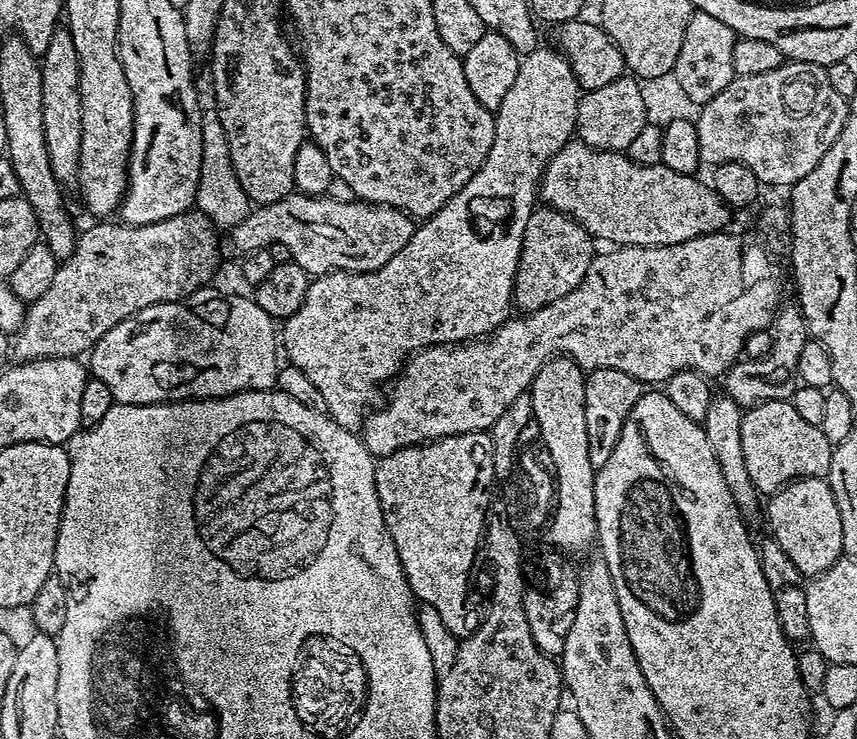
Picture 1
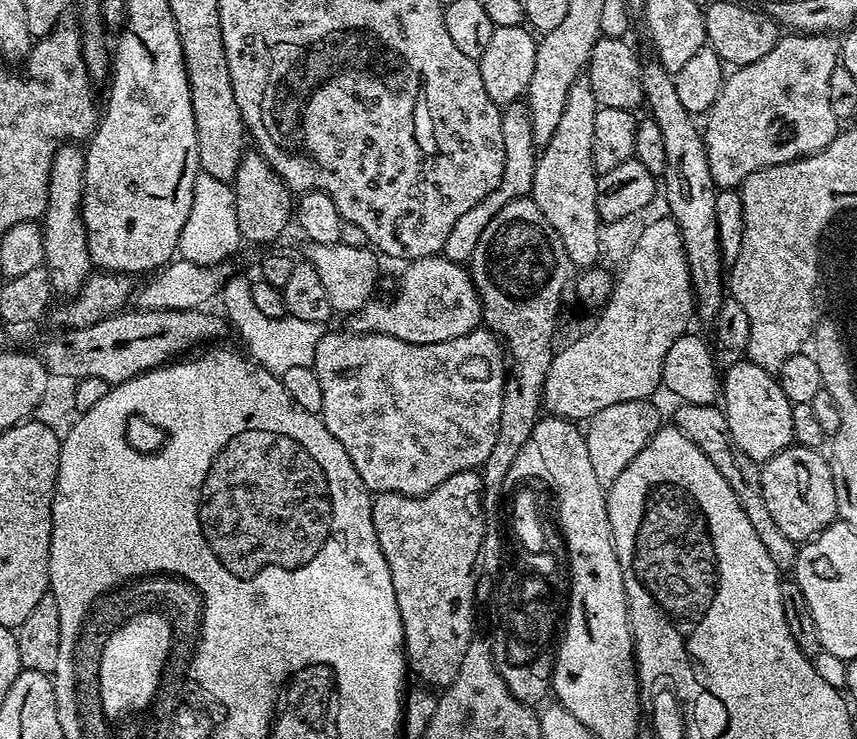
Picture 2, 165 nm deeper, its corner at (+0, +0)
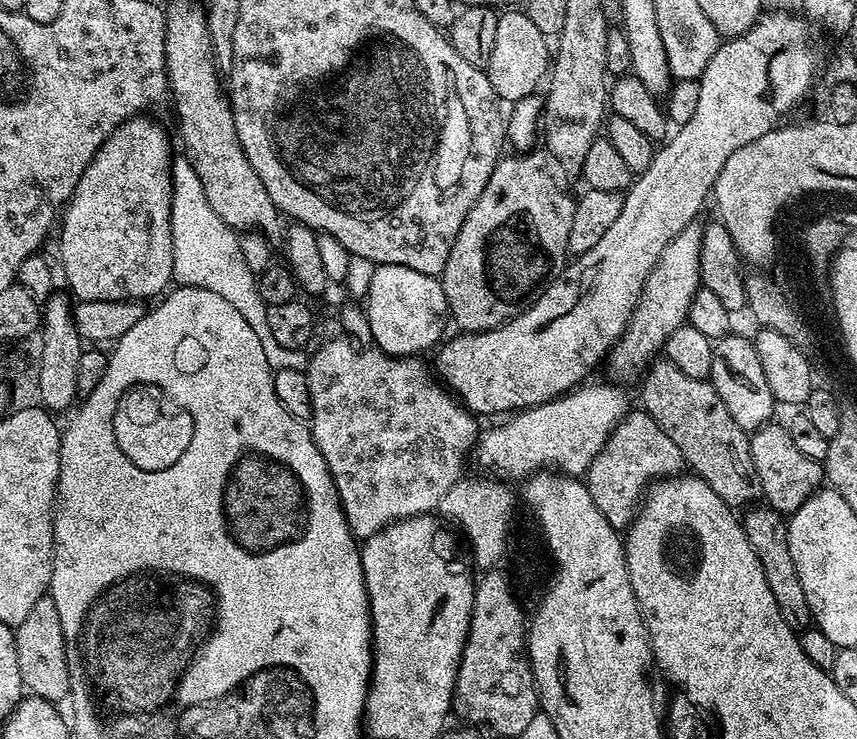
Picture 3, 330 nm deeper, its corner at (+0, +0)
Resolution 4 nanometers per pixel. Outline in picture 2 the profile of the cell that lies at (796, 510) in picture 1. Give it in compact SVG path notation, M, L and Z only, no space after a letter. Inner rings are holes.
M799 446L787 448L763 461L760 473L766 507L786 538L807 542L837 519L834 478L830 474L828 456L823 451Z

